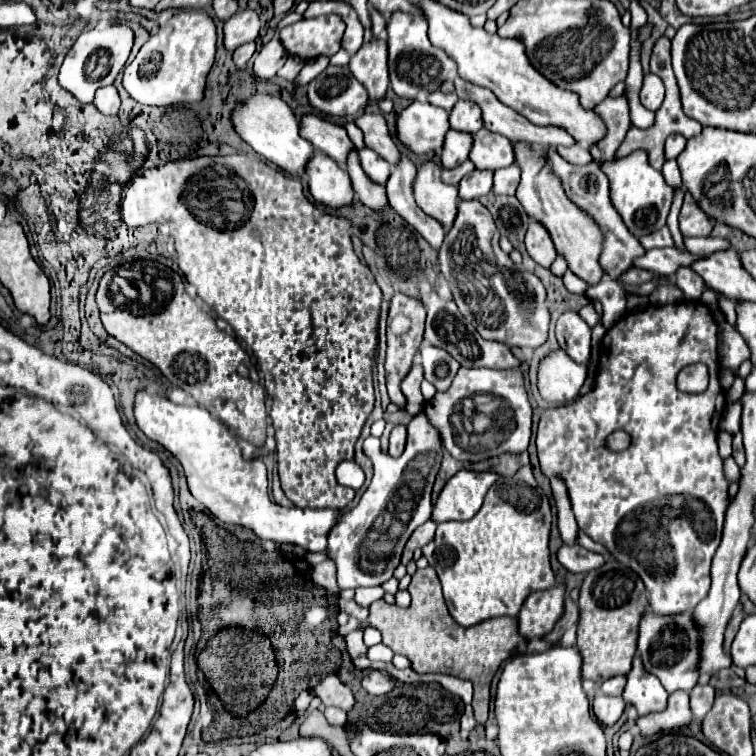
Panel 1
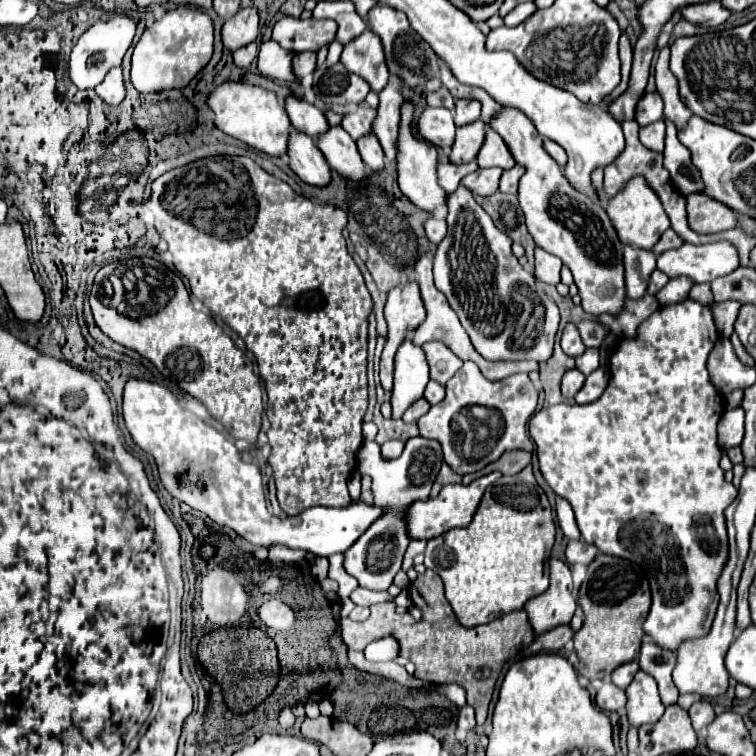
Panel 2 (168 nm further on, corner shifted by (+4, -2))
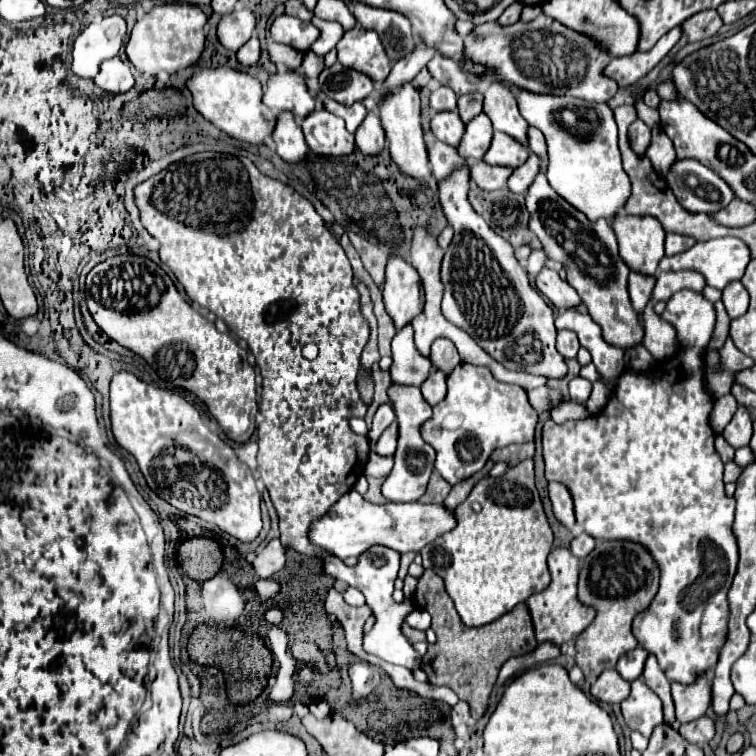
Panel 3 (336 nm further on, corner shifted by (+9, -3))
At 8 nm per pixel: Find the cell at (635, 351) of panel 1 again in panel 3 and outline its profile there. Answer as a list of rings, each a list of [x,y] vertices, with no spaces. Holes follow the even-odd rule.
[[[683,289],[679,293],[675,293],[669,301],[667,301],[667,309],[661,315],[665,321],[673,323],[673,327],[677,329],[677,339],[681,345],[681,351],[667,363],[661,365],[663,375],[661,379],[653,381],[649,377],[643,375],[635,375],[635,371],[627,369],[623,373],[623,377],[619,379],[619,385],[615,389],[615,393],[611,395],[609,403],[603,407],[601,413],[585,419],[585,421],[567,421],[563,425],[553,423],[551,419],[545,423],[543,427],[543,457],[545,457],[545,477],[547,481],[561,481],[571,489],[573,501],[575,501],[575,517],[577,523],[585,529],[585,533],[589,533],[595,539],[629,539],[629,541],[637,541],[641,545],[645,545],[651,555],[655,557],[657,565],[661,567],[661,585],[659,585],[659,593],[655,595],[655,599],[651,601],[651,605],[641,611],[635,621],[633,621],[633,635],[637,637],[639,645],[643,649],[647,649],[649,653],[653,653],[659,661],[659,667],[663,669],[663,673],[667,675],[667,679],[671,683],[683,683],[683,685],[693,685],[693,681],[697,681],[699,675],[711,671],[717,661],[719,661],[719,651],[721,645],[725,645],[725,635],[727,635],[727,621],[729,621],[729,601],[727,601],[727,593],[729,593],[729,585],[733,583],[733,573],[737,571],[737,539],[733,537],[733,517],[735,517],[735,499],[725,495],[725,485],[723,485],[723,463],[719,453],[715,451],[715,433],[709,427],[709,413],[713,409],[713,397],[705,391],[703,387],[703,349],[707,347],[713,329],[715,329],[715,307],[713,303],[709,303],[701,293],[691,291],[691,289]]]

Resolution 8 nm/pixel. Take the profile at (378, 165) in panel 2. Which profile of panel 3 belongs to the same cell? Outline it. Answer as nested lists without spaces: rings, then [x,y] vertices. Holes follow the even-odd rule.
[[[369,111],[365,121],[355,133],[357,149],[365,155],[377,155],[385,147],[385,131],[381,129],[381,119],[377,117],[377,111]]]

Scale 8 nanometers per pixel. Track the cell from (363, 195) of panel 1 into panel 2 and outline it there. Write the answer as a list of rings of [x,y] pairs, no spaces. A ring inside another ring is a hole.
[[[330,128],[326,134],[316,138],[316,144],[328,160],[330,168],[336,170],[342,178],[350,182],[362,182],[366,178],[368,168],[356,150],[356,142],[344,128]]]

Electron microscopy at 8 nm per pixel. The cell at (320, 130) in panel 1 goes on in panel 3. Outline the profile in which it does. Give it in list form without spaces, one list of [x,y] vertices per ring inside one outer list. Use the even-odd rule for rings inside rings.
[[[277,69],[263,93],[263,103],[273,111],[291,111],[295,117],[303,119],[315,109],[315,97],[309,93],[305,75],[301,71],[291,69]]]

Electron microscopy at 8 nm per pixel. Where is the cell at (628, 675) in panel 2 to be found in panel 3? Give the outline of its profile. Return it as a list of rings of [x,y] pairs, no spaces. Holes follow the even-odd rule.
[[[635,647],[633,651],[625,653],[625,655],[617,661],[617,671],[621,673],[621,677],[627,679],[627,681],[635,681],[637,677],[641,677],[647,655],[649,655],[649,651],[641,649],[641,647]]]

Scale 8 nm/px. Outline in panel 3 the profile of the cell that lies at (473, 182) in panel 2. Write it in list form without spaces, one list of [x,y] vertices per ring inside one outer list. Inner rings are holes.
[[[475,161],[471,165],[471,179],[485,191],[495,191],[495,189],[505,187],[505,181],[509,179],[509,173],[513,173],[511,167],[489,165],[485,161]]]

